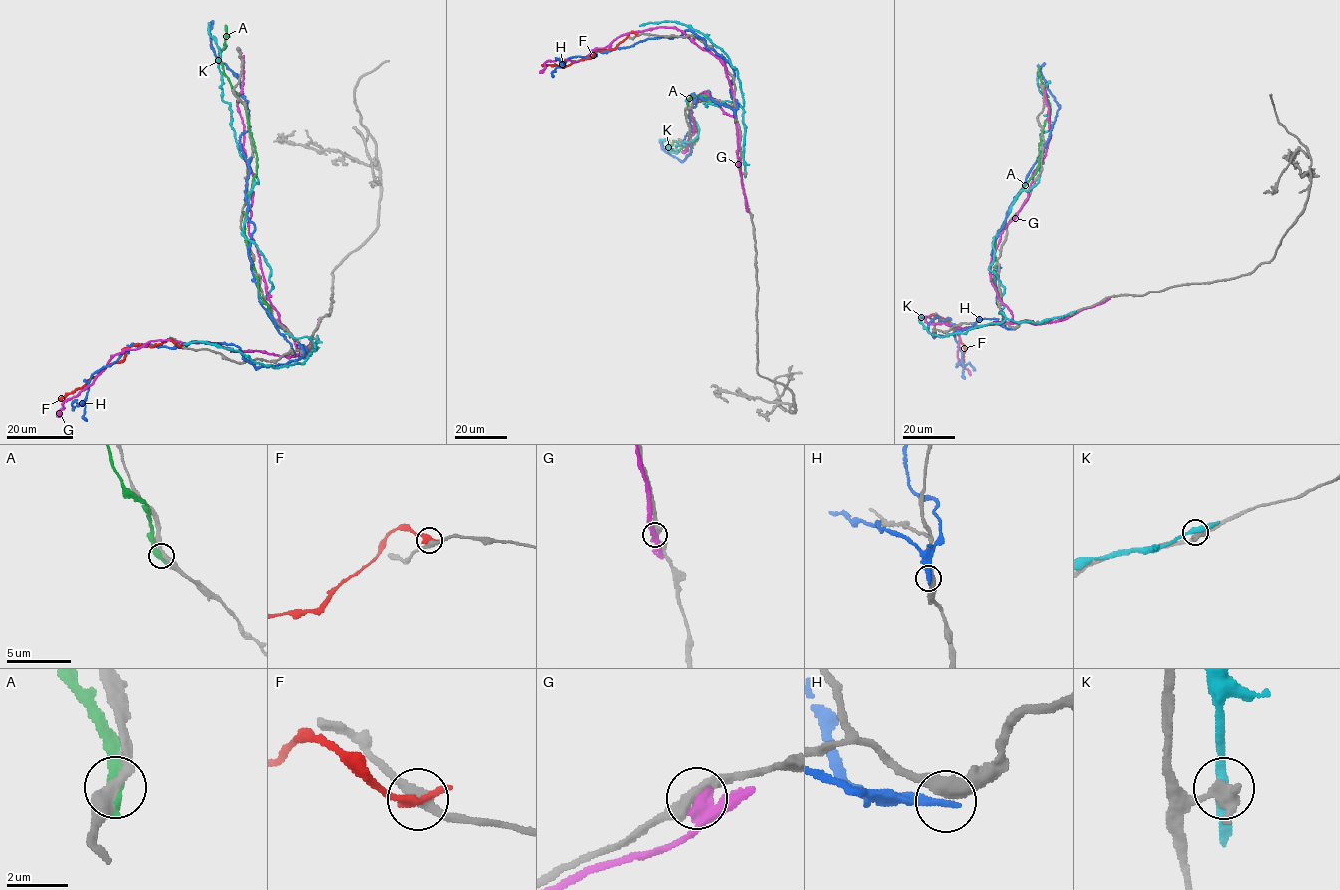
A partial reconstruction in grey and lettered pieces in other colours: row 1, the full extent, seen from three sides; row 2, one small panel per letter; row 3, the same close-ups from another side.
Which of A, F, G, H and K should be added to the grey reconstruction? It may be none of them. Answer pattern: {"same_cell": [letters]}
{"same_cell": []}

